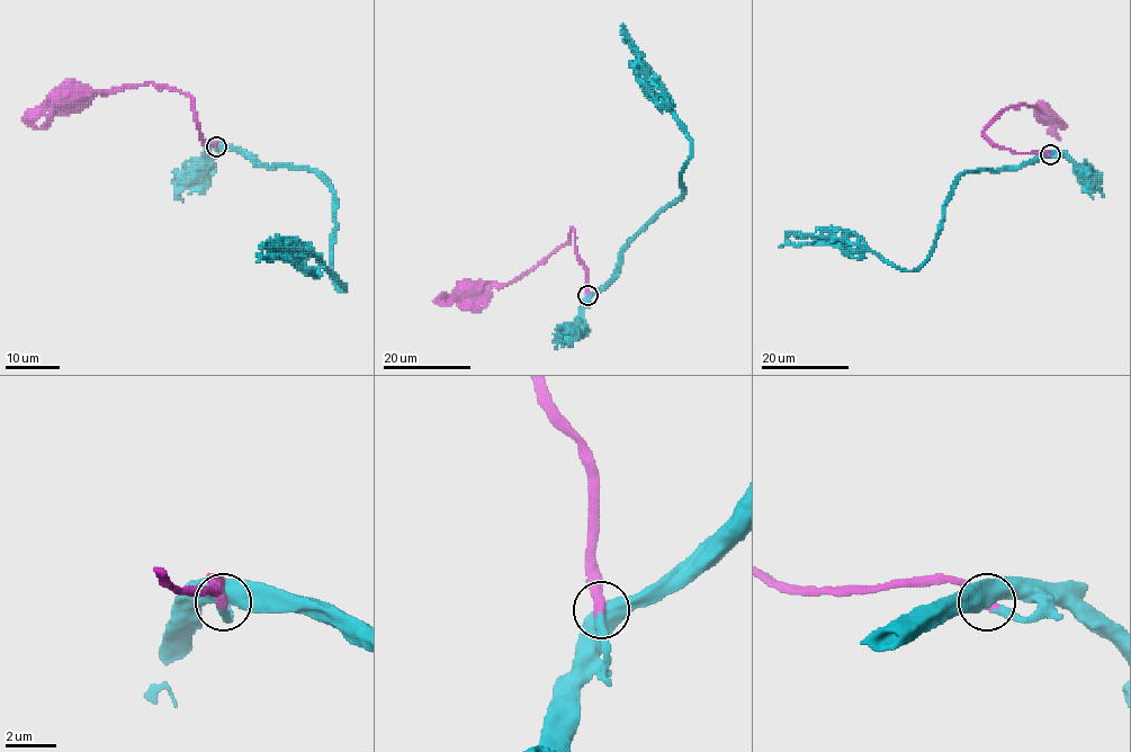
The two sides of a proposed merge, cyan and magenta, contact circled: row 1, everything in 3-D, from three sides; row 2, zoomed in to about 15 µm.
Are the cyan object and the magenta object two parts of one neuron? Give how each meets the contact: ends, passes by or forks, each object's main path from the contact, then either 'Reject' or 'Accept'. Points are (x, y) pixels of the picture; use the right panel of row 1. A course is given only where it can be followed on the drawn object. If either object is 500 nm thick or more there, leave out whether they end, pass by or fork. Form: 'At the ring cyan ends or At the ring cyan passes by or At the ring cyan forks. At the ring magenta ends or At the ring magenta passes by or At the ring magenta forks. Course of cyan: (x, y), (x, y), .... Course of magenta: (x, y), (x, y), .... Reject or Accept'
Course of cyan: (1050, 154), (1021, 166), (965, 172), (952, 187), (932, 253), (913, 270), (897, 268), (843, 240), (779, 247). Course of magenta: (1050, 154), (996, 146), (985, 135), (984, 128), (998, 112), (1022, 104), (1043, 115). Accept

